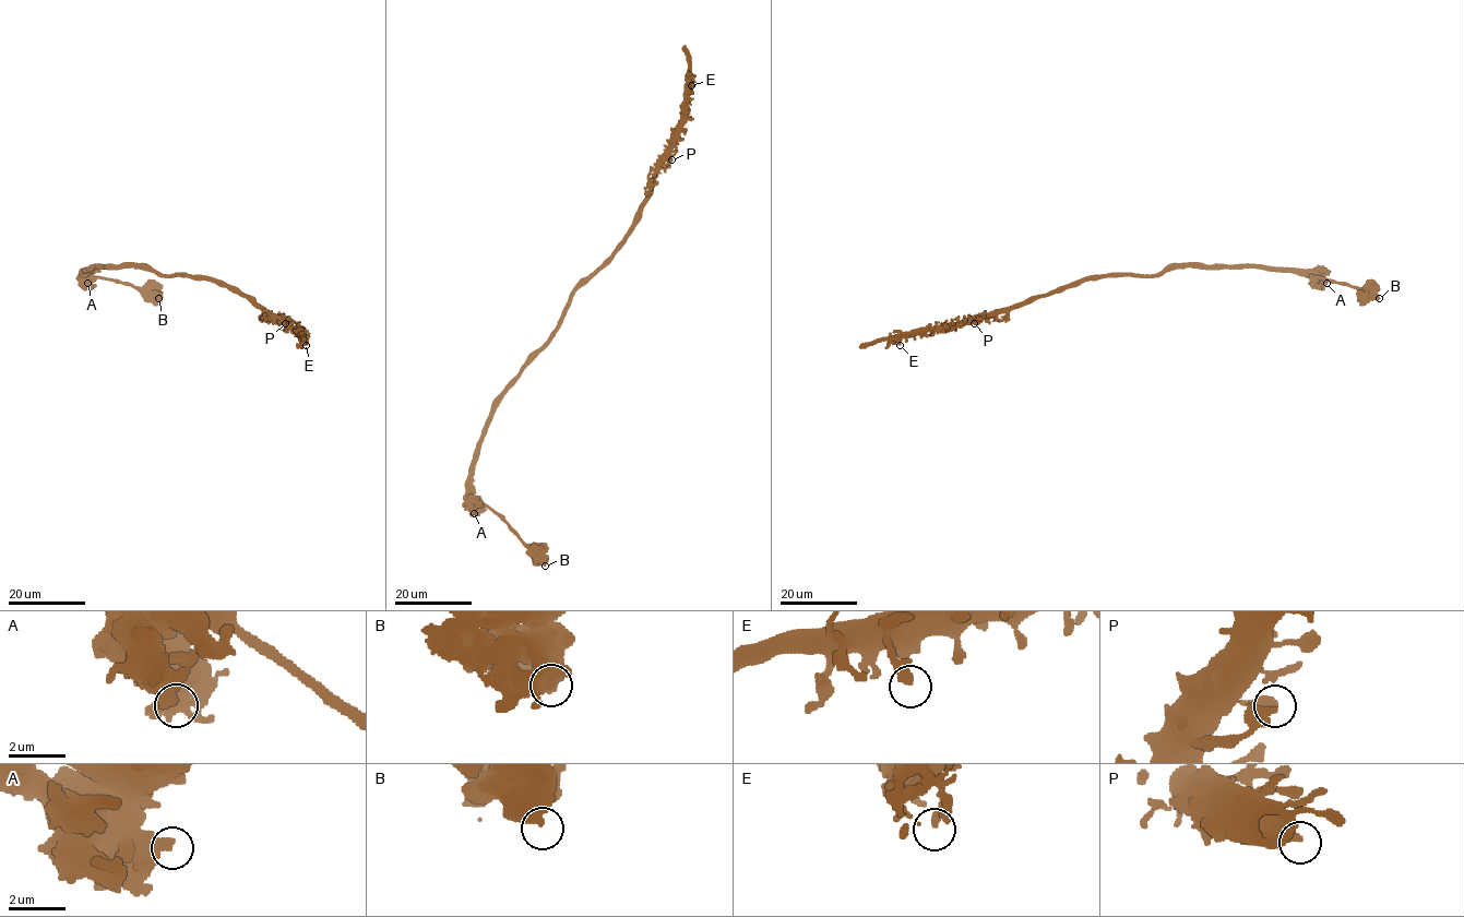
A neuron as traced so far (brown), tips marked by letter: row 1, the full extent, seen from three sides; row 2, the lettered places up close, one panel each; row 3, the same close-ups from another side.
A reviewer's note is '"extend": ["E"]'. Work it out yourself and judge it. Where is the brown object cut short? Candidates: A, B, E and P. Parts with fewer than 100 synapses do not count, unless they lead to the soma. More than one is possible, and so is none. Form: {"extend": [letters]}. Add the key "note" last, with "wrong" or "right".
{"extend": [], "note": "wrong"}

